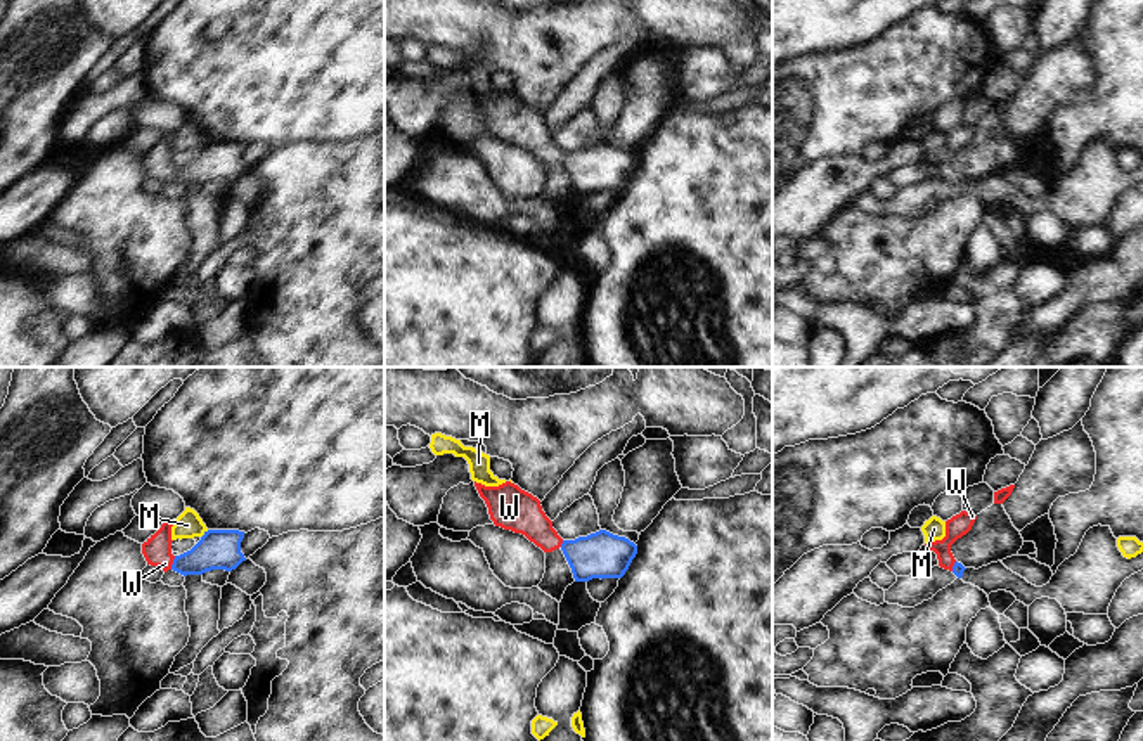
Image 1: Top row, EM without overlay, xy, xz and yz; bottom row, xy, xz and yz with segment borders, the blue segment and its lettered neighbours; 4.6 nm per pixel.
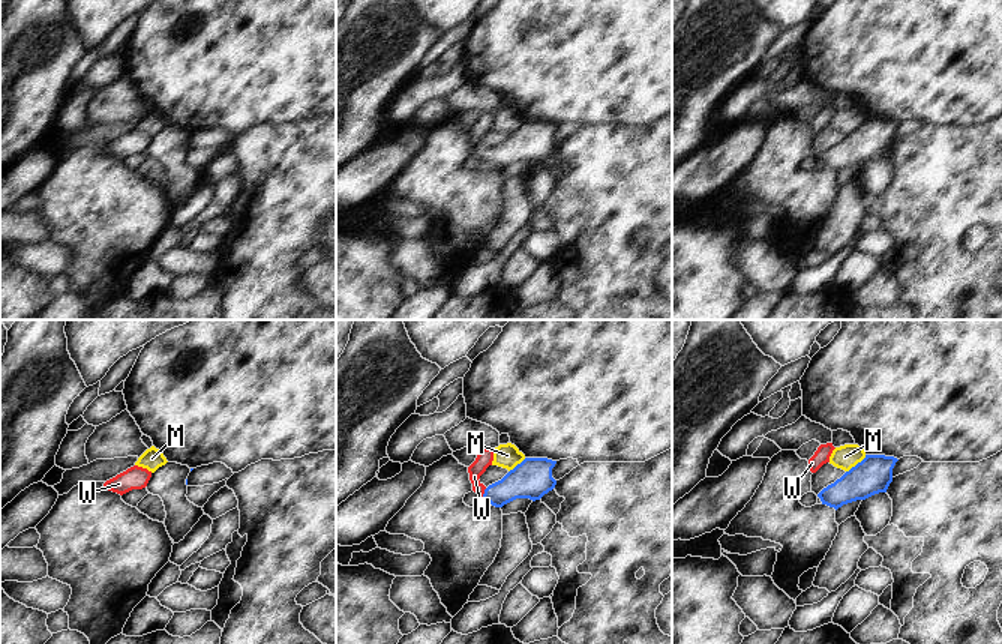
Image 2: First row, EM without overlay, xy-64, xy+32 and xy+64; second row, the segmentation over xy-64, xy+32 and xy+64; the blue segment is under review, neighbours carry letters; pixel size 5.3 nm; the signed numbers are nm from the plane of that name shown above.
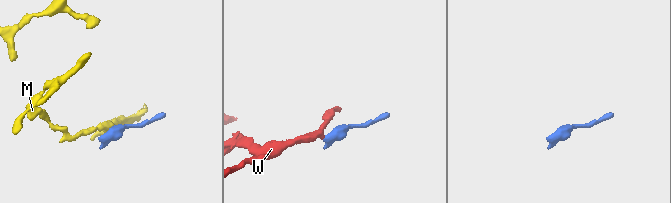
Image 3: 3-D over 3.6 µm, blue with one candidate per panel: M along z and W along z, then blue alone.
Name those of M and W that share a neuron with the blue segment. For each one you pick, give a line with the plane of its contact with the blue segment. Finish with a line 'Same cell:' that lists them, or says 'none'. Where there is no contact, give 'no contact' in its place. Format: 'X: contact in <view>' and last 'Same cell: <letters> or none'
W: contact in xy
Same cell: W

